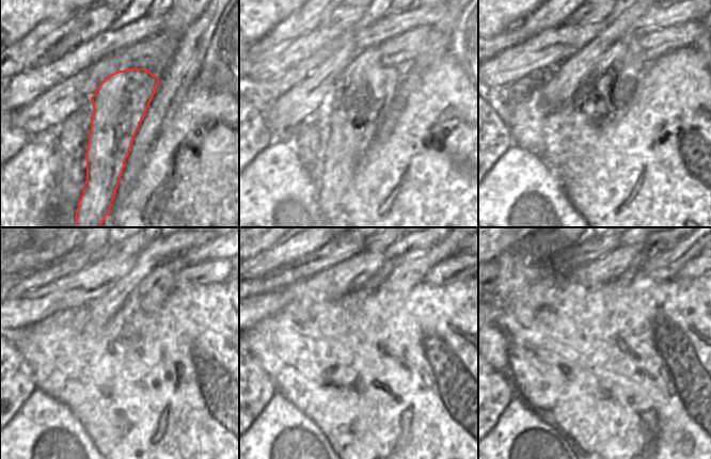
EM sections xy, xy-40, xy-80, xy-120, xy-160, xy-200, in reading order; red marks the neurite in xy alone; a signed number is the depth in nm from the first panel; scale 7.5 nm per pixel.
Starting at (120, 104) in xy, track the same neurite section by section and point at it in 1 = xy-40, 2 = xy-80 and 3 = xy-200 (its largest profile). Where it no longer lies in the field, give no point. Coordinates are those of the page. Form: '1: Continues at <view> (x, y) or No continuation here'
1: Continues at xy-40 (360, 99)
2: Continues at xy-80 (623, 62)
3: Continues at xy-200 (660, 266)

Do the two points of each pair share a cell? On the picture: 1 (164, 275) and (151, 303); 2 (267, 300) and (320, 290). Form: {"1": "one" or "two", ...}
{"1": "one", "2": "one"}

